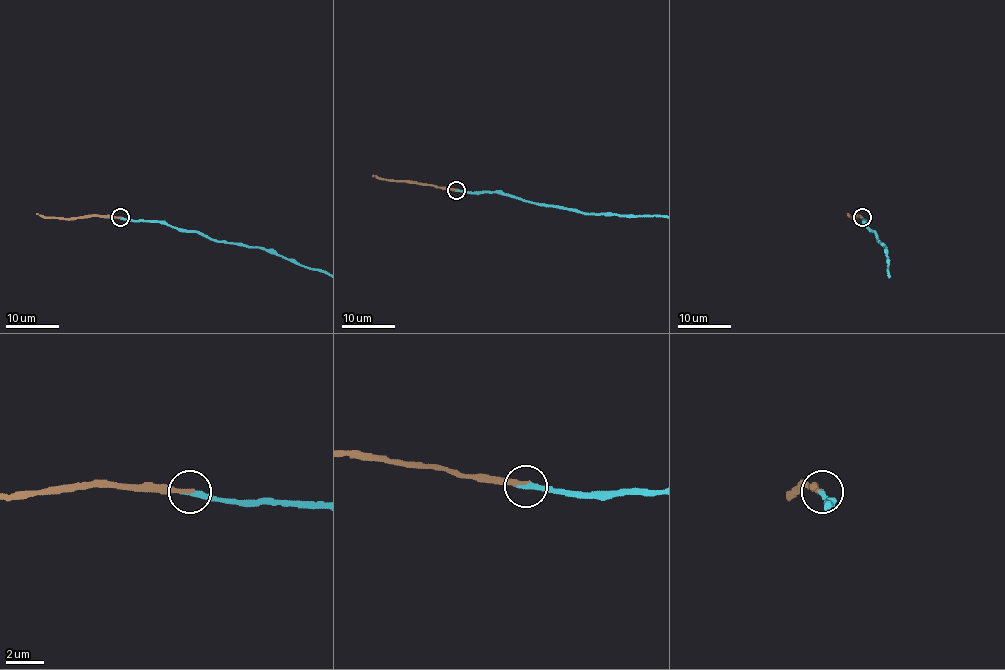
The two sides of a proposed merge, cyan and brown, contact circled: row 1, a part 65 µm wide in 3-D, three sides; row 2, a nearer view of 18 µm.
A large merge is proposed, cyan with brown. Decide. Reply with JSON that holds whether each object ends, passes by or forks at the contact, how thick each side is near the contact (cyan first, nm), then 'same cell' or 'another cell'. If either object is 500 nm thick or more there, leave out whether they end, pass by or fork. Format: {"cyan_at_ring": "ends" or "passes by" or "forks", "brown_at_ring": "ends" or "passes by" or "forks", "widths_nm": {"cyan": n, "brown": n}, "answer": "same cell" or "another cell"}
{"cyan_at_ring": "ends", "brown_at_ring": "ends", "widths_nm": {"cyan": 280, "brown": 240}, "answer": "same cell"}

